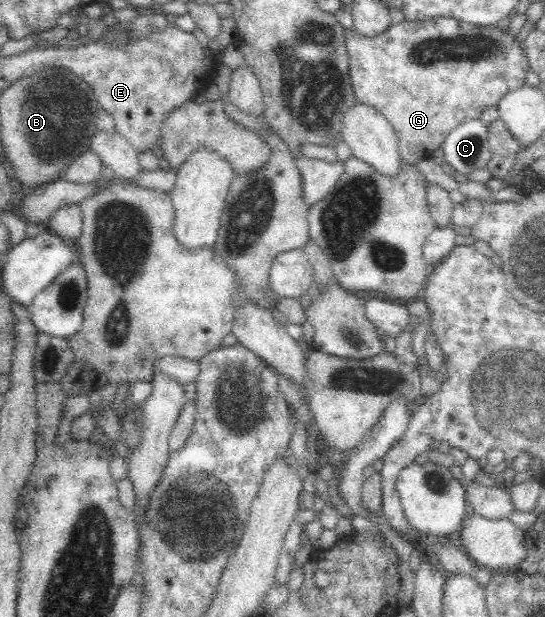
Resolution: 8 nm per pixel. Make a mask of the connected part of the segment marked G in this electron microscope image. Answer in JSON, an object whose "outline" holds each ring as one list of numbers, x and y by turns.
{"outline":[[435,18,422,22,405,21,401,23,392,23,391,27,377,37,367,37,357,33,354,29,346,30,346,48,350,56,350,80,354,89,357,104,369,106,373,110,377,110,387,121,393,126,398,137,399,151,401,158,407,164,412,164,416,160,423,160,425,155,433,153,439,149,439,145,445,141,447,133,454,127,461,125,471,119,480,117,481,111,486,106,496,106,497,101,503,97,505,91,511,91,513,87,519,87,521,83,525,83,525,74,529,69,528,59,524,54,519,42,514,36,509,34,509,30,504,25,477,27,468,23,460,22,455,18]]}

